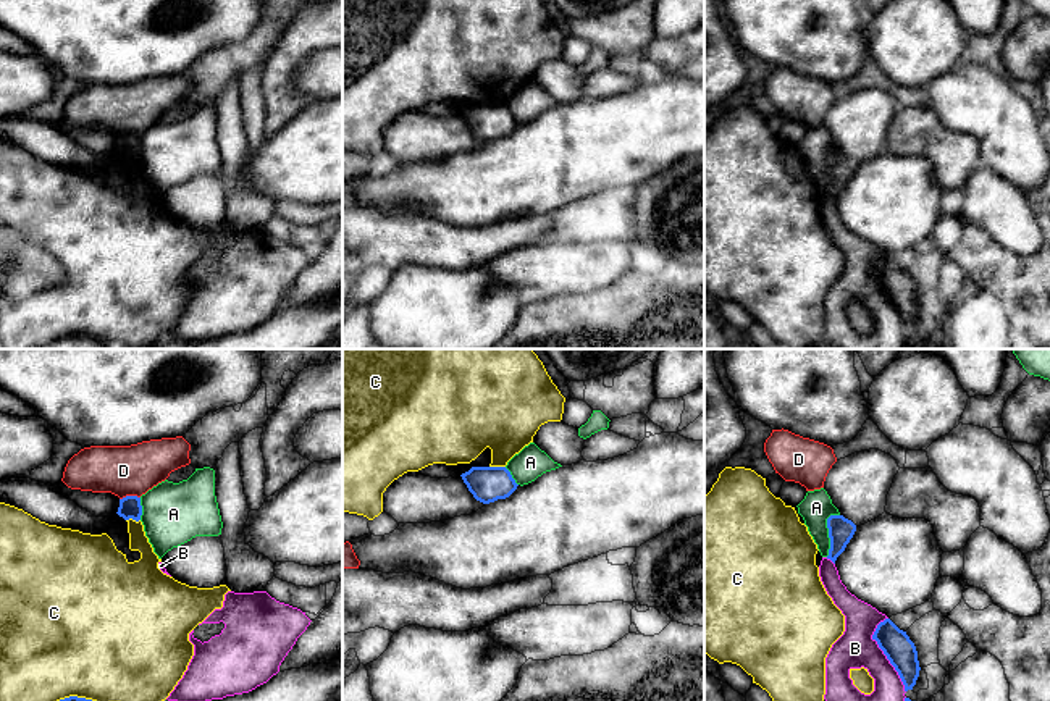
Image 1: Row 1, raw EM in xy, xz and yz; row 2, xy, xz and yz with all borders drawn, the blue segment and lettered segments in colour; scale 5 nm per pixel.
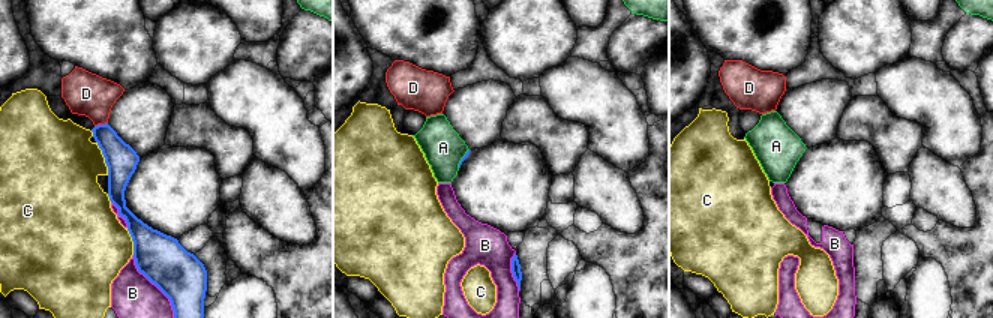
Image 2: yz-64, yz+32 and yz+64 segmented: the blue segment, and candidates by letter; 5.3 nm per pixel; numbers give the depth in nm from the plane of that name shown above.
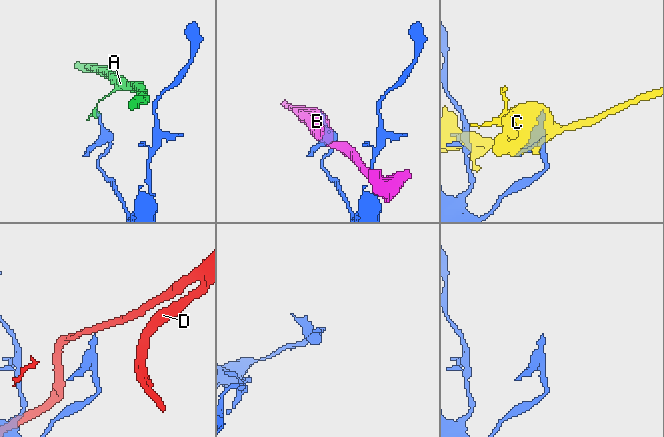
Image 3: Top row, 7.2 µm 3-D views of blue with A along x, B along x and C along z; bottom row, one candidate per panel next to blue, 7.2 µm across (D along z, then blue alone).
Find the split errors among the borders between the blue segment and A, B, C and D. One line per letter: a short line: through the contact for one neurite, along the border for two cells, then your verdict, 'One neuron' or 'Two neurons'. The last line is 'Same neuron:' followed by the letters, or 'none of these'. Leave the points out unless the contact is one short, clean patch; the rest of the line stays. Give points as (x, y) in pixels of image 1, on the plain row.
A: Line: yz (839, 152), (832, 152), (827, 157), (829, 191), (826, 194). Two neurons
B: Two neurons
C: Two neurons
D: Line: xy (139, 134), (123, 134), (120, 138). Two neurons
Same neuron: none of these

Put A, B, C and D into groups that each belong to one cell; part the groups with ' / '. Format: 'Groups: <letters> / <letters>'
Groups: A / B / C / D

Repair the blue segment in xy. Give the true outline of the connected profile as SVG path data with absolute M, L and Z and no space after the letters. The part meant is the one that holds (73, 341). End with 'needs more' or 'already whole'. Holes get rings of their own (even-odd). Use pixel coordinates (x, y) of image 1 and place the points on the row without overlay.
M69 334L39 349L105 349L105 346L92 338Z; already whole

